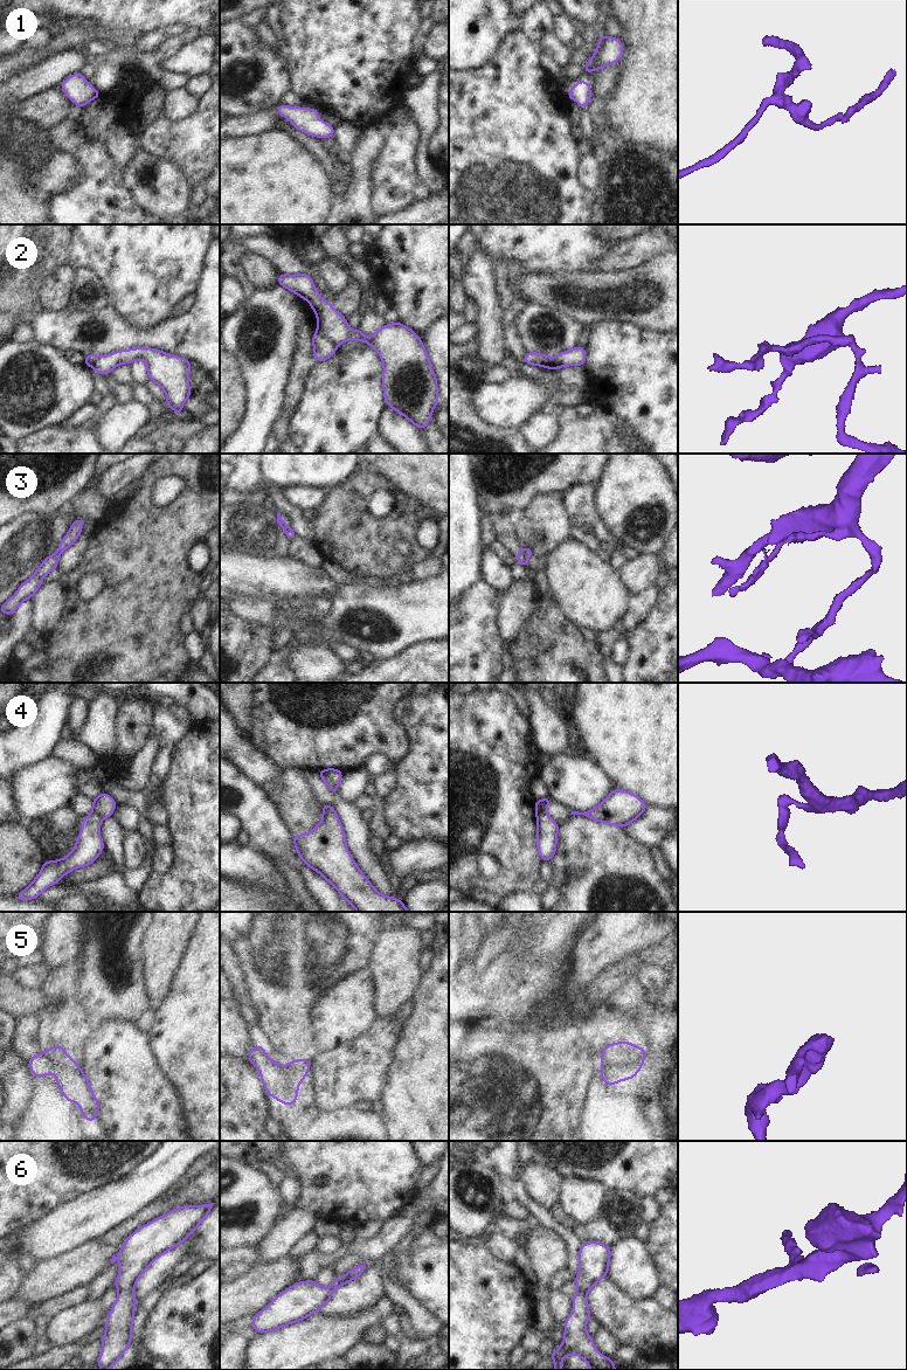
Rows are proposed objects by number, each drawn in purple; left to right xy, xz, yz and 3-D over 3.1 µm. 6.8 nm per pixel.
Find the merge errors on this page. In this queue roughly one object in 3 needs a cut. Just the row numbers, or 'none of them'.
2, 3, 4

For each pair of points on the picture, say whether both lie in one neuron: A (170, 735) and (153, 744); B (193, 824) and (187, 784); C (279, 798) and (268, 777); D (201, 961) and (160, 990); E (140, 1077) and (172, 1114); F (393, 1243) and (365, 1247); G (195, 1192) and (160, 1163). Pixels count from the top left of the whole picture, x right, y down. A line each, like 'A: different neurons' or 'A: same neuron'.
A: different neurons
B: same neuron
C: different neurons
D: different neurons
E: same neuron
F: same neuron
G: different neurons

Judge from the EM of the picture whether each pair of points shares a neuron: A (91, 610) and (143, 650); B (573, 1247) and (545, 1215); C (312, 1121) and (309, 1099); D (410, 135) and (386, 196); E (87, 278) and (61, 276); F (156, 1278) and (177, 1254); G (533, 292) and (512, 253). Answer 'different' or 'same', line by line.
A: same
B: same
C: different
D: same
E: different
F: same
G: different

